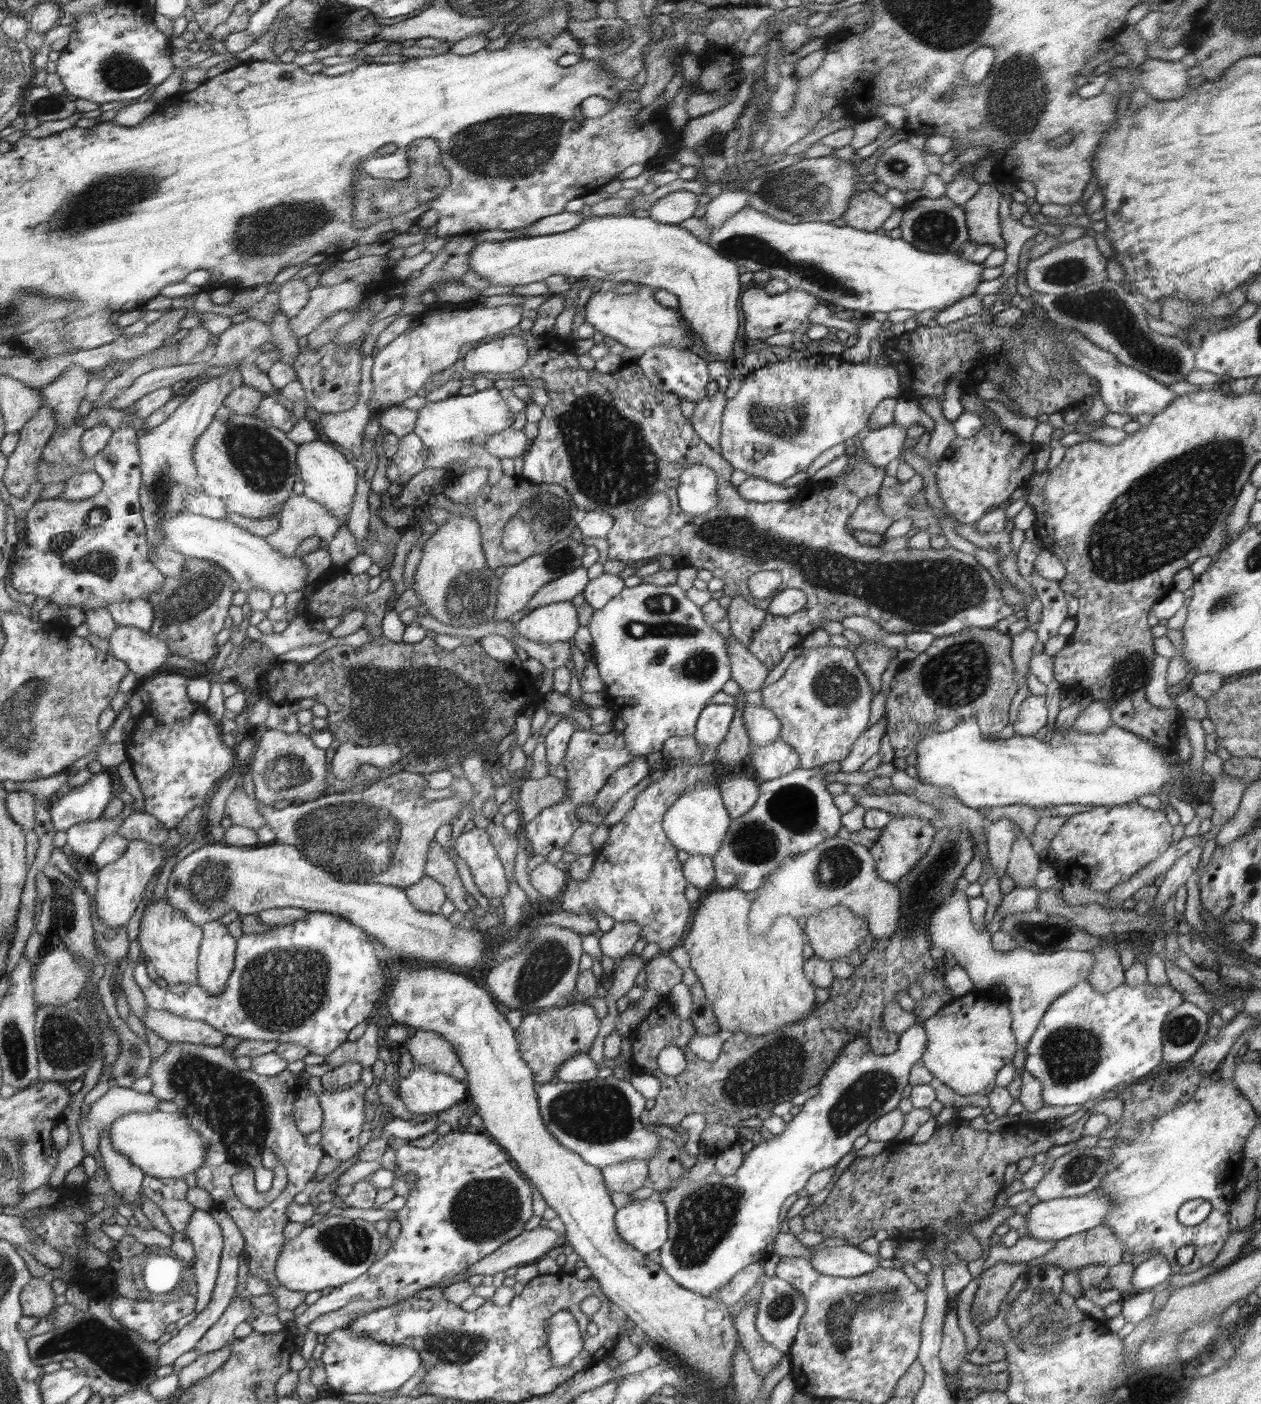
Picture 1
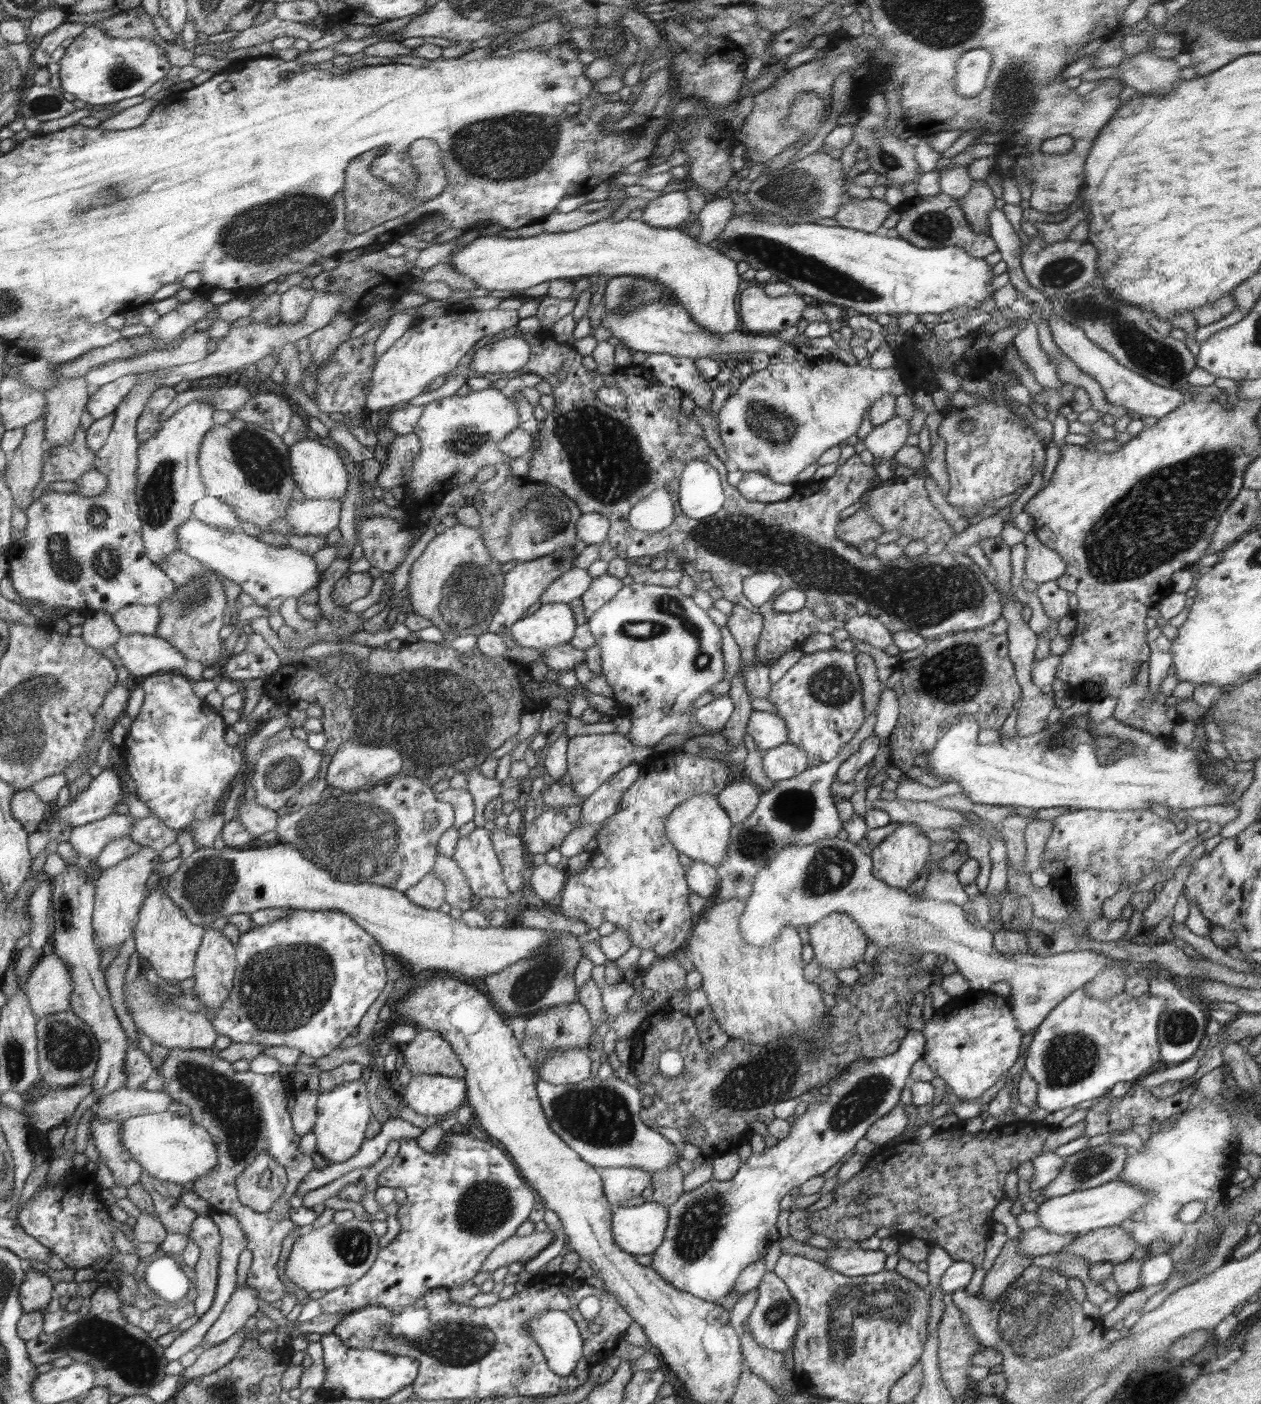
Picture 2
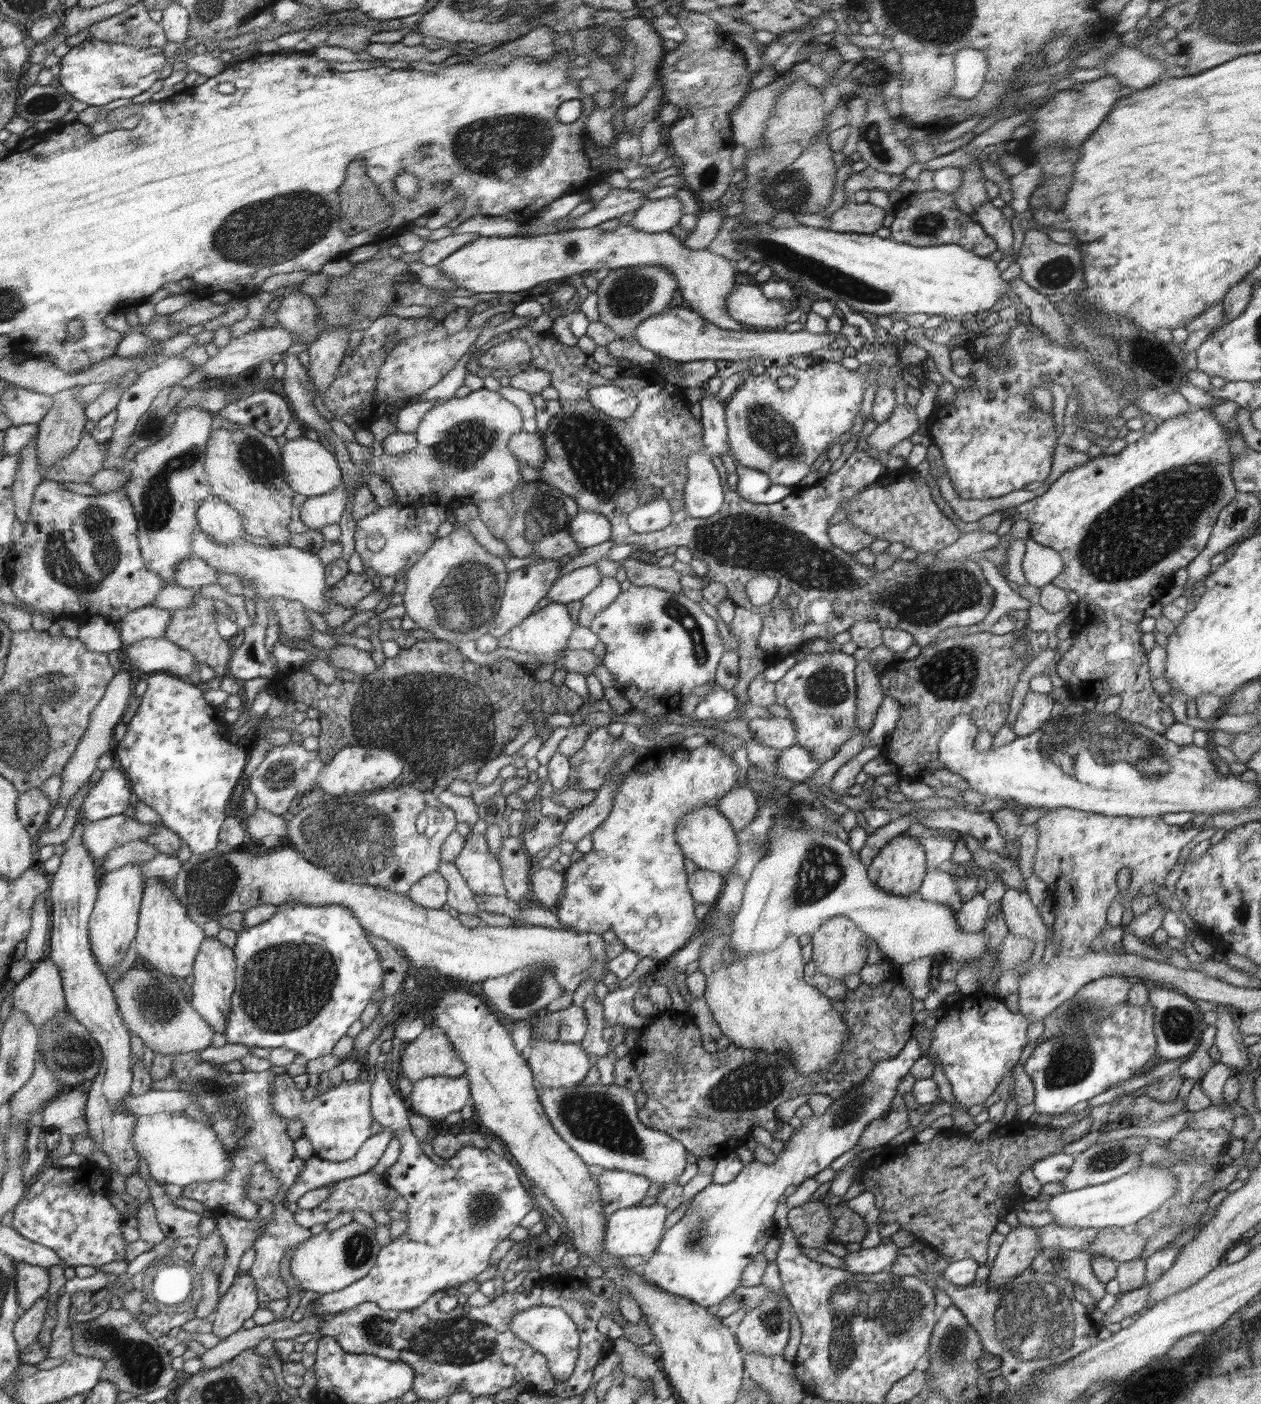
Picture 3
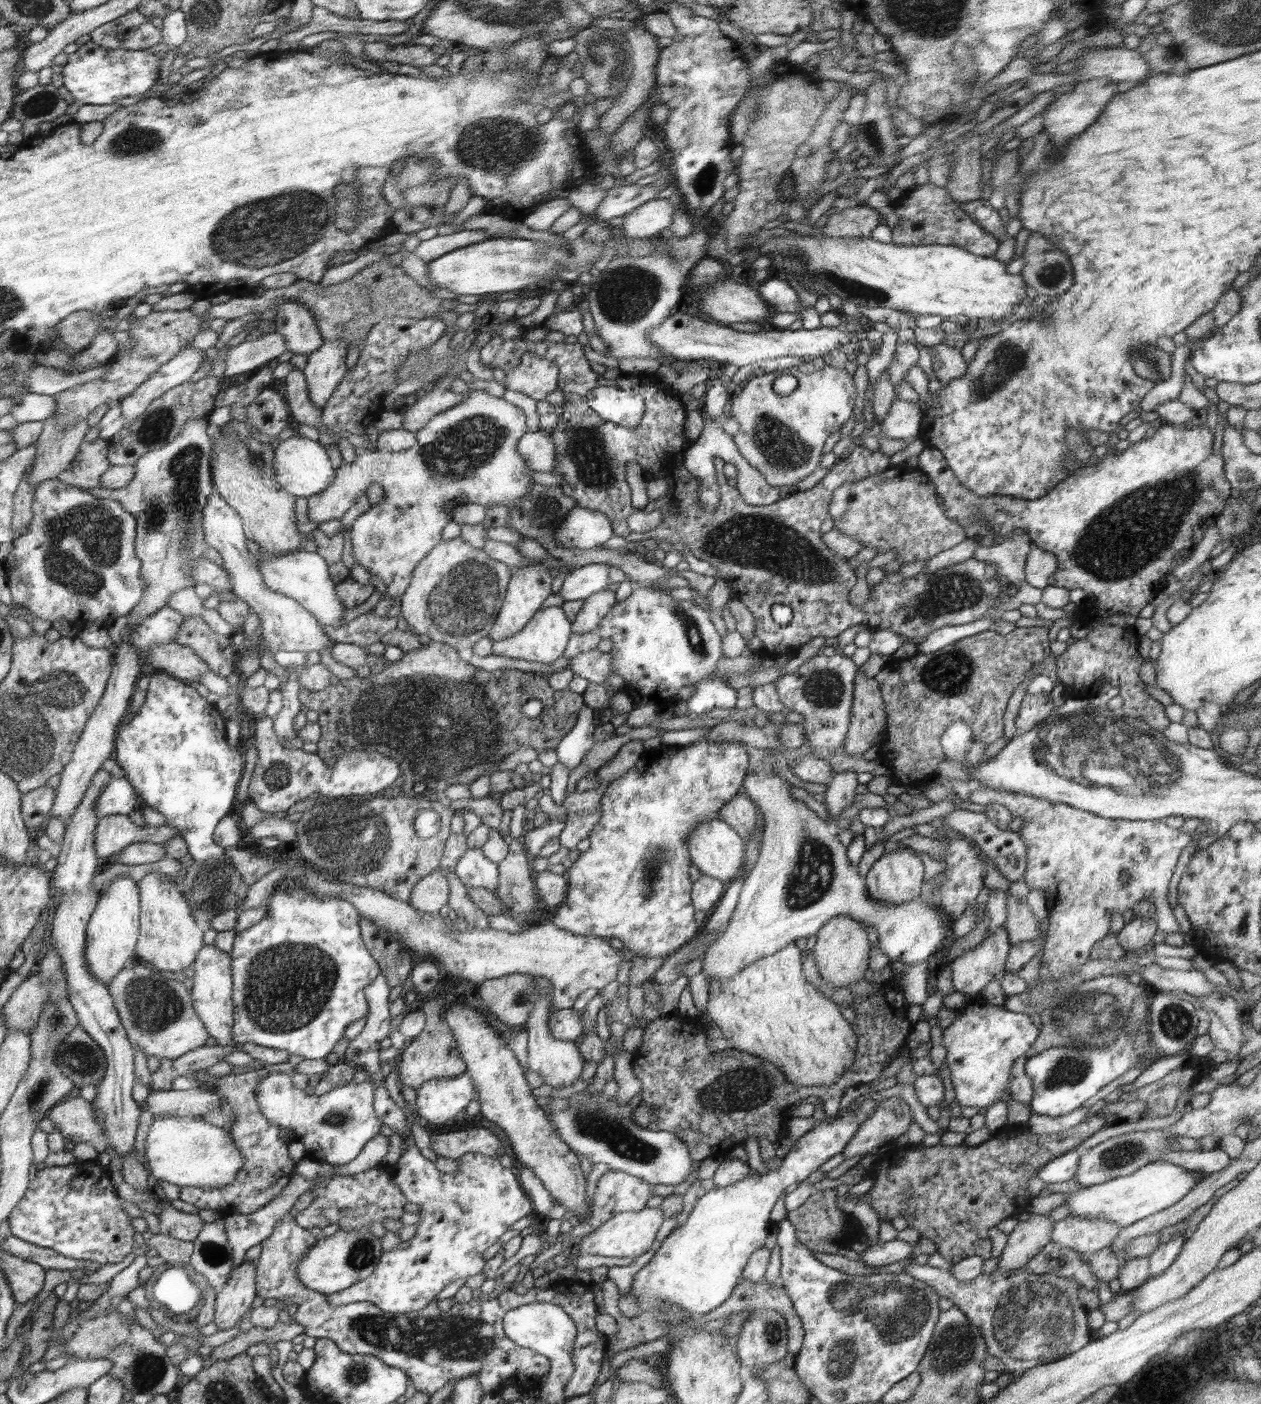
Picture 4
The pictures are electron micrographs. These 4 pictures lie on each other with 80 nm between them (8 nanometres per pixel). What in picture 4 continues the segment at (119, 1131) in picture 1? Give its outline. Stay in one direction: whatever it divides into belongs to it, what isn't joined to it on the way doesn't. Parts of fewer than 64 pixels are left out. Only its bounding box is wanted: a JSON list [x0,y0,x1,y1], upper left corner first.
[145,1117,245,1187]

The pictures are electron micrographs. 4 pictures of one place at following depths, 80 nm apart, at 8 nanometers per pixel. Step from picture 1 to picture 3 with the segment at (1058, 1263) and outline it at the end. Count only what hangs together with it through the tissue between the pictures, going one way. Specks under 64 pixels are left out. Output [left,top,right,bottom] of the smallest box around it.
[1085,1226,1147,1263]

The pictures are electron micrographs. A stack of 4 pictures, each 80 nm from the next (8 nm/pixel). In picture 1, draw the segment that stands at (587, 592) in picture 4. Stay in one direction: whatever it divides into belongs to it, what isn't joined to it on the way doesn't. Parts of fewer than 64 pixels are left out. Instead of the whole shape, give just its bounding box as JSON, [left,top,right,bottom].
[524,566,589,612]

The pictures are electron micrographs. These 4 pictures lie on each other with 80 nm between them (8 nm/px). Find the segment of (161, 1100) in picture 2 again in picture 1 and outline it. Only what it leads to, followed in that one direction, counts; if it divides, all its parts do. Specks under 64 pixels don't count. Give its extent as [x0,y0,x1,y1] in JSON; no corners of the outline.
[77,1085,160,1157]

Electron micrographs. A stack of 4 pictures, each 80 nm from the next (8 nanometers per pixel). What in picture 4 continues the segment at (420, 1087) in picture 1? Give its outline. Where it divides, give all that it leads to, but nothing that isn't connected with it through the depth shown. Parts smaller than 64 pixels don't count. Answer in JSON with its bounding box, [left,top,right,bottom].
[414,1075,476,1125]

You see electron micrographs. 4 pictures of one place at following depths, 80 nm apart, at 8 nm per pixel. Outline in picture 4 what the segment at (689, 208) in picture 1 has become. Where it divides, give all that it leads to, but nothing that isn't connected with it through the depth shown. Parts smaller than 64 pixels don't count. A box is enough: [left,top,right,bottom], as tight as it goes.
[620,199,677,238]

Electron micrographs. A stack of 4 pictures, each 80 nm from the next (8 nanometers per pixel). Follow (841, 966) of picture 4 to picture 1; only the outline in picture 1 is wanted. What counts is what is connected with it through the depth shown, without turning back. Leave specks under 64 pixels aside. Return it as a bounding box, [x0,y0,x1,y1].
[804,904,869,964]

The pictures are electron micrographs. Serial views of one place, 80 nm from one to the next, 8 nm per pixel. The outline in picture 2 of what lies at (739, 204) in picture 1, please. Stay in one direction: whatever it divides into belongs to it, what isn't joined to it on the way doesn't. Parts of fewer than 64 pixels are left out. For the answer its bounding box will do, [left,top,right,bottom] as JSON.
[694,194,736,245]

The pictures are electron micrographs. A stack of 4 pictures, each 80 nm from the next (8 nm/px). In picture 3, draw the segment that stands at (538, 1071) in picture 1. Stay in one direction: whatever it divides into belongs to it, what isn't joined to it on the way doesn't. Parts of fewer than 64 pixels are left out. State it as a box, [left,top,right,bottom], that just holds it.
[531,1005,589,1044]

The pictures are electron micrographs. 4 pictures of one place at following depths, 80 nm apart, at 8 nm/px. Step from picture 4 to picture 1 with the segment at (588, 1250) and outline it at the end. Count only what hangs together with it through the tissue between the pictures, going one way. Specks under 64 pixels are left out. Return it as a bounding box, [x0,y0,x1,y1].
[617,1197,669,1255]

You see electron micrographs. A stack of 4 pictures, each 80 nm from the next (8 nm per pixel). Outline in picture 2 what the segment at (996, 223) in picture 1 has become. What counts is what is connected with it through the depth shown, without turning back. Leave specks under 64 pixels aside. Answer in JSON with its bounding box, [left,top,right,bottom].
[958,180,996,235]

